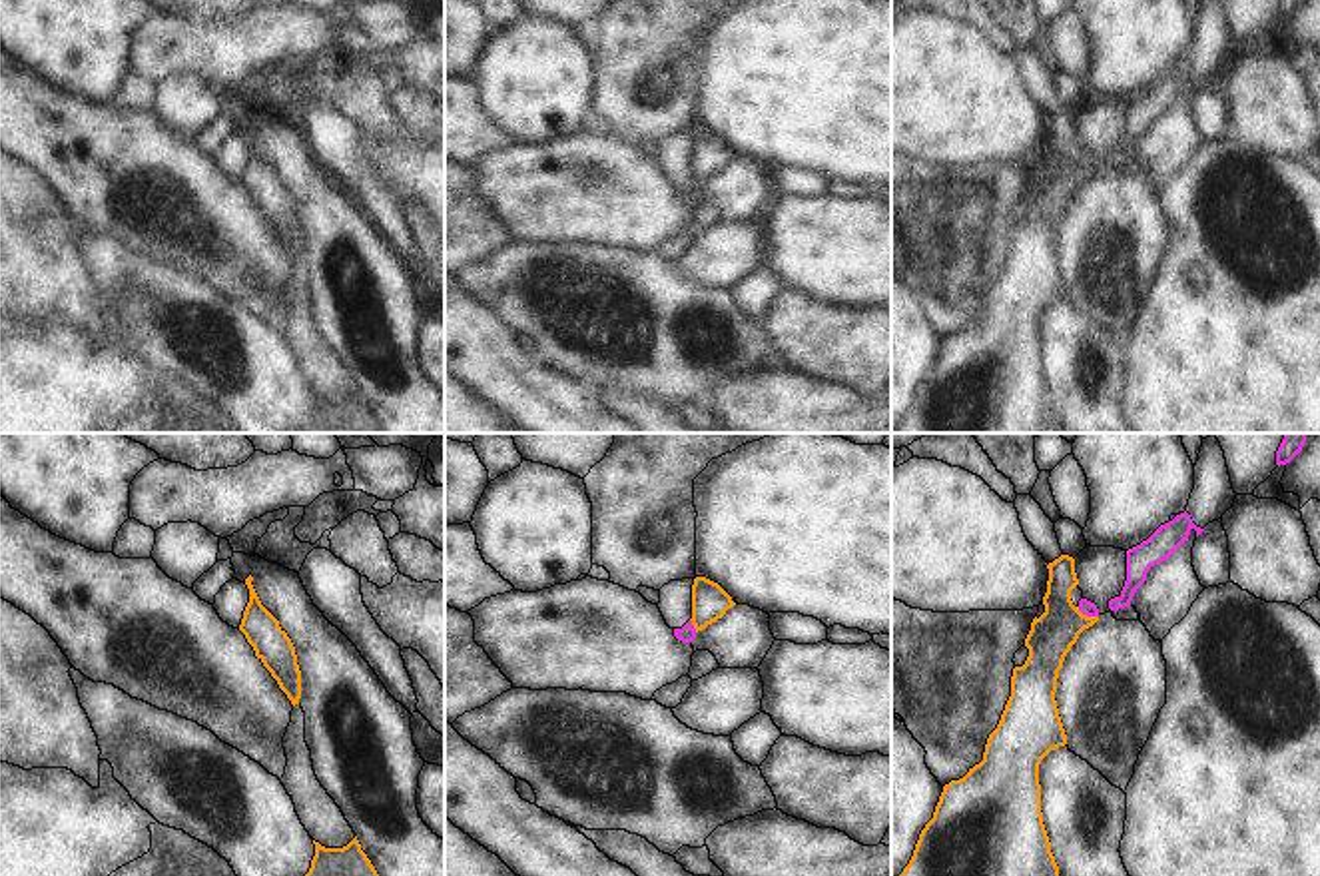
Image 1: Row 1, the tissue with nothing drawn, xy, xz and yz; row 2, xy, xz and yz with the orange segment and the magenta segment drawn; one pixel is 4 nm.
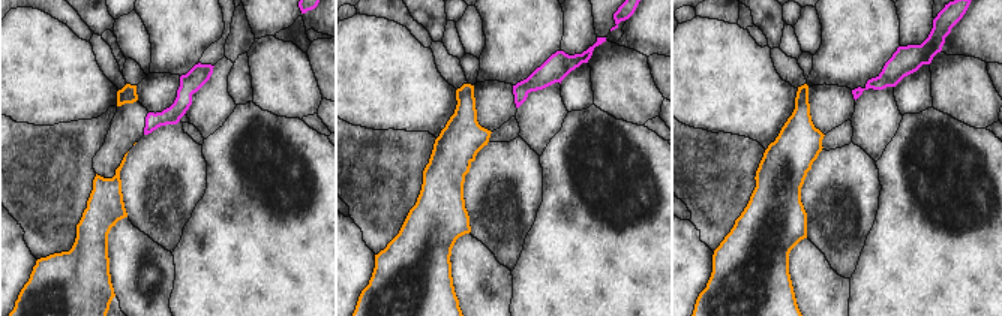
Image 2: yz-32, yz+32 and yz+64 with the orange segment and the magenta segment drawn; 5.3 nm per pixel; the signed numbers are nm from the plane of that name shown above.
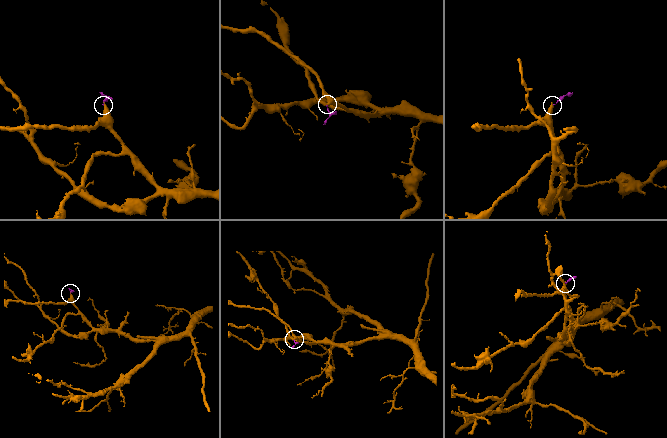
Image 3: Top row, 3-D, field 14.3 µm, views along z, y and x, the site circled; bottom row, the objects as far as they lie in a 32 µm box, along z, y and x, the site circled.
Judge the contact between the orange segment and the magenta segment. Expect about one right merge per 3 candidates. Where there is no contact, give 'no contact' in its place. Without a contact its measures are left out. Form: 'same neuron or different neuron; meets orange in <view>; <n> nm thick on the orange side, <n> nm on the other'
different neuron; meets orange in yz; 180 nm thick on the orange side, 60 nm on the other

